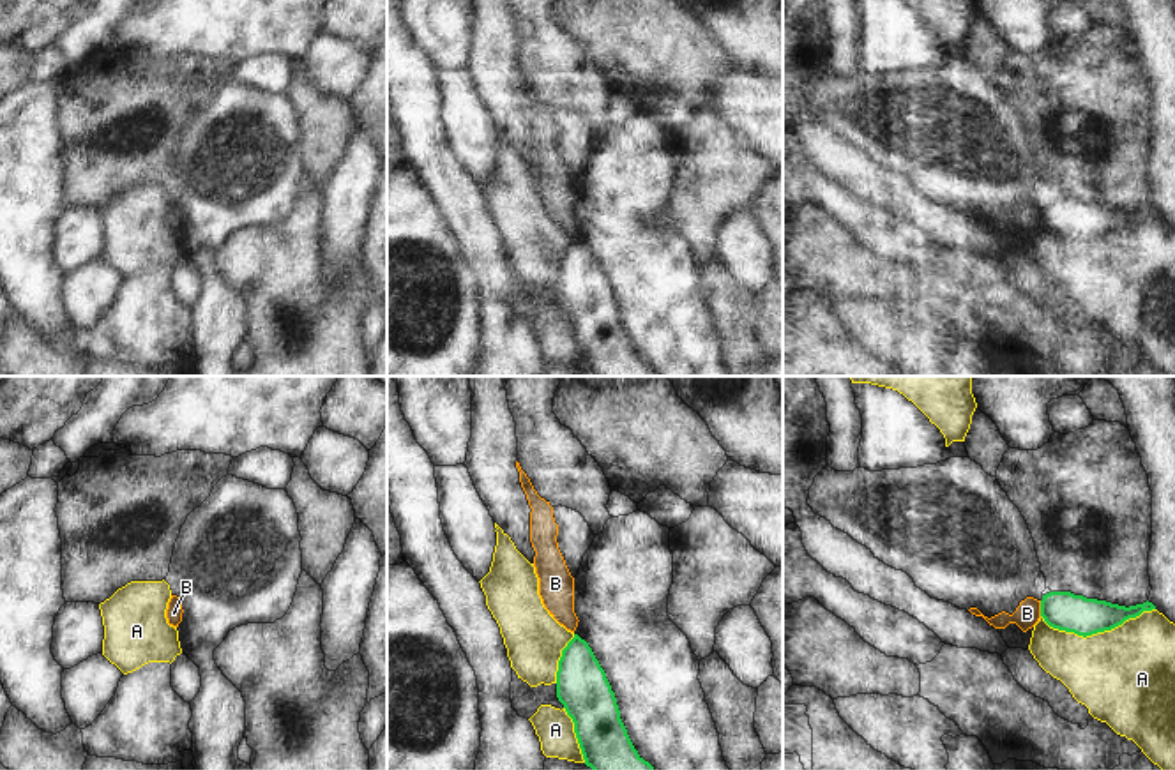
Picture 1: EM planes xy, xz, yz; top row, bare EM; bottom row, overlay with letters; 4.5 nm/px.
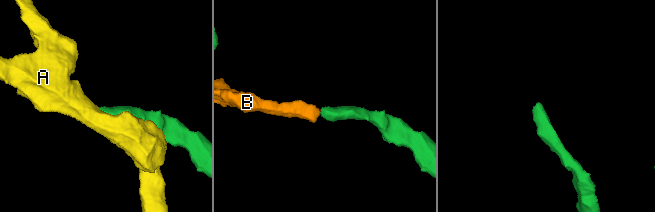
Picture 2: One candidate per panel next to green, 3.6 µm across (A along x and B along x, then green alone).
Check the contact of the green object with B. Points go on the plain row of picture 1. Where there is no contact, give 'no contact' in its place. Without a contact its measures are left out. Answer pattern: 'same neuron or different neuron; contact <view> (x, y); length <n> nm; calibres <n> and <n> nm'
different neuron; contact yz (1041, 212); length 70 nm; calibres 180 and 110 nm

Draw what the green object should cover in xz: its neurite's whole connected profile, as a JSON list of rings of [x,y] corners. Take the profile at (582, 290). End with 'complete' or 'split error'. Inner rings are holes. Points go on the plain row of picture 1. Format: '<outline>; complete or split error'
[[[578,238],[562,254],[557,302],[574,327],[587,371],[594,376],[656,376],[634,353],[606,277]]]; complete

